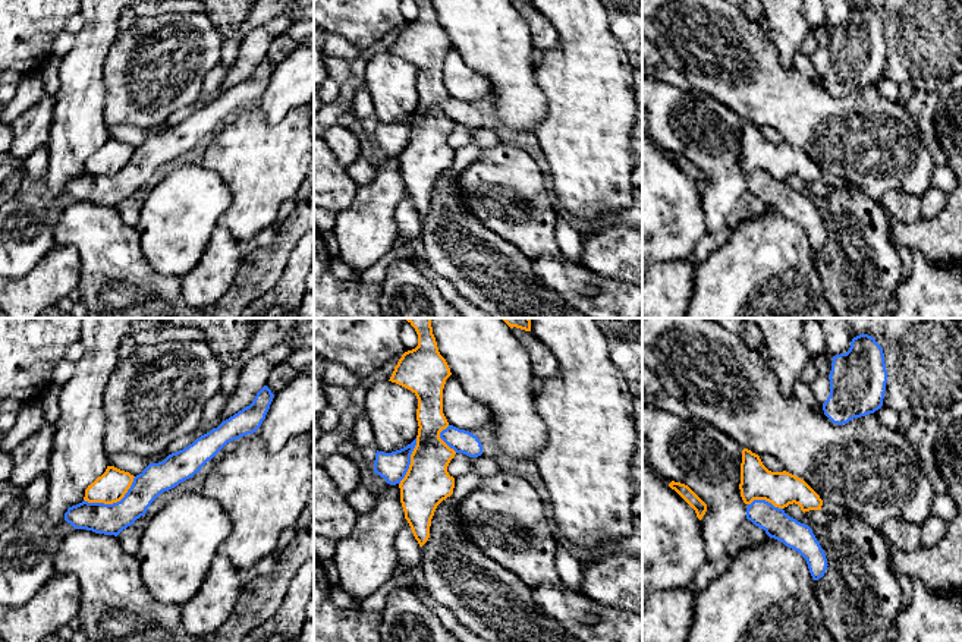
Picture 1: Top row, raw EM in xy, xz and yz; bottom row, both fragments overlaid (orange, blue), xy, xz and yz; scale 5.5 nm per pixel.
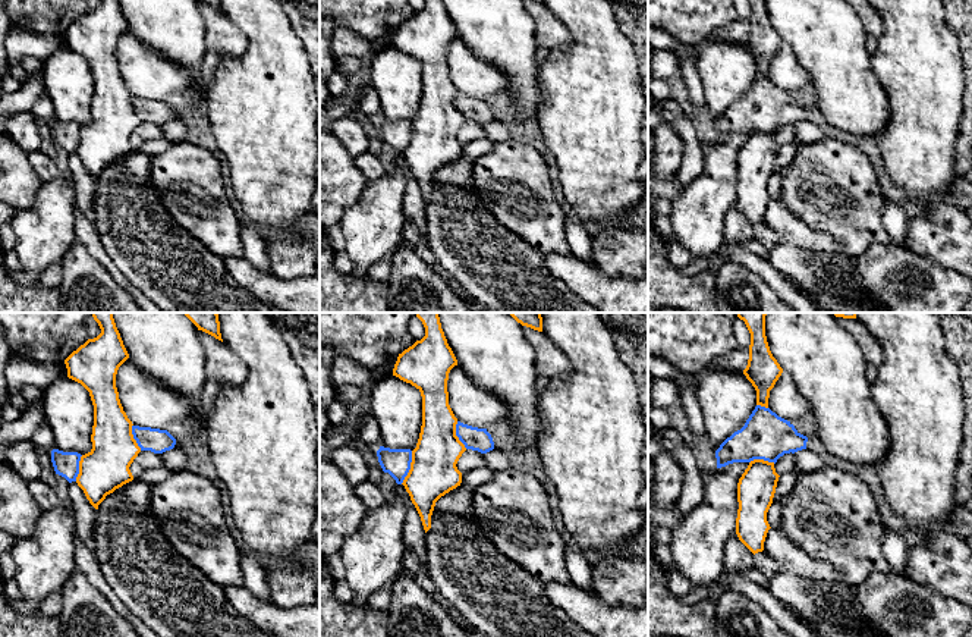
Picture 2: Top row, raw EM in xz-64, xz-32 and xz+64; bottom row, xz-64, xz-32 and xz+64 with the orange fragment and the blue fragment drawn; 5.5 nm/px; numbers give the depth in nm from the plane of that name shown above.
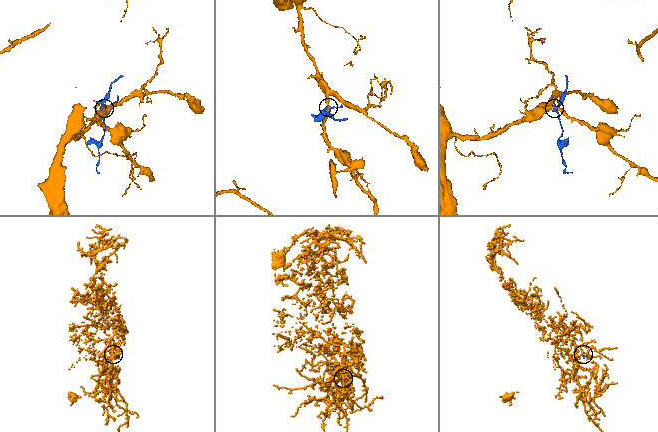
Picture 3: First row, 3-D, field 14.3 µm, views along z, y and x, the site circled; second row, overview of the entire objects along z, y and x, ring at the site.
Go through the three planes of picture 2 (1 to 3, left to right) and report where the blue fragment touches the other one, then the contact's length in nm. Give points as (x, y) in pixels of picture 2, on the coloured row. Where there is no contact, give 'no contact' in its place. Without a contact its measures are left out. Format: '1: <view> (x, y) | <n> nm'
1: xz-64 (79, 468) | 150 nm
2: xz-32 (411, 467) | 200 nm
3: xz+64 (763, 460) | 140 nm

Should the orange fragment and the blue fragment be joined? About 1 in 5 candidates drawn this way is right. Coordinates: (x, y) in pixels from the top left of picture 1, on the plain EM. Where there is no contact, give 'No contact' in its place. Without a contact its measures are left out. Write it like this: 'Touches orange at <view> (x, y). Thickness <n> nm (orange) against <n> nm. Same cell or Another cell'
Touches orange at xy (113, 173). Thickness 170 nm (orange) against 180 nm. Another cell

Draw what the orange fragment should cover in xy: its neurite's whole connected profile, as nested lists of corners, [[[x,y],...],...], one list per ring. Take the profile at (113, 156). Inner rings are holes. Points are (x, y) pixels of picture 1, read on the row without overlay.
[[[107,138],[106,144],[88,157],[84,171],[104,176],[117,174],[131,160],[133,150],[129,144]]]

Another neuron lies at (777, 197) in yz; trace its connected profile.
[[[754,171],[748,176],[746,191],[764,201],[770,210],[798,223],[807,232],[814,252],[824,248],[829,237],[827,230],[808,196],[787,188],[783,180],[774,179],[765,171]]]

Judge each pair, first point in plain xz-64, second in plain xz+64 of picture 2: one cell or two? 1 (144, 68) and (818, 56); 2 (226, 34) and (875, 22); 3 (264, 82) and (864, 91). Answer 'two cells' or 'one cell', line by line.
1: two cells
2: one cell
3: two cells

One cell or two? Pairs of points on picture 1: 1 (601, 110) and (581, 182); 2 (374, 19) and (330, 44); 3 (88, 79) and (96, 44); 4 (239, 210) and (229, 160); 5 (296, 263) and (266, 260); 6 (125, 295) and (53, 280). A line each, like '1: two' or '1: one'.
1: one
2: two
3: one
4: one
5: two
6: two

